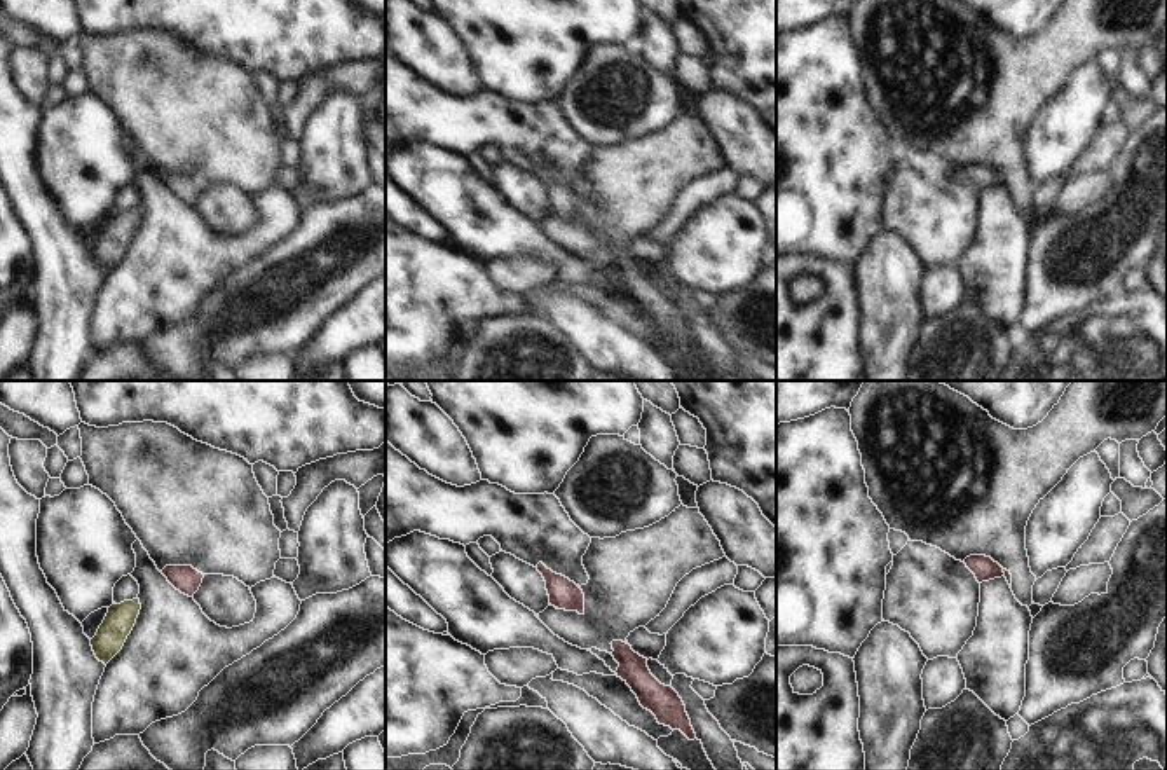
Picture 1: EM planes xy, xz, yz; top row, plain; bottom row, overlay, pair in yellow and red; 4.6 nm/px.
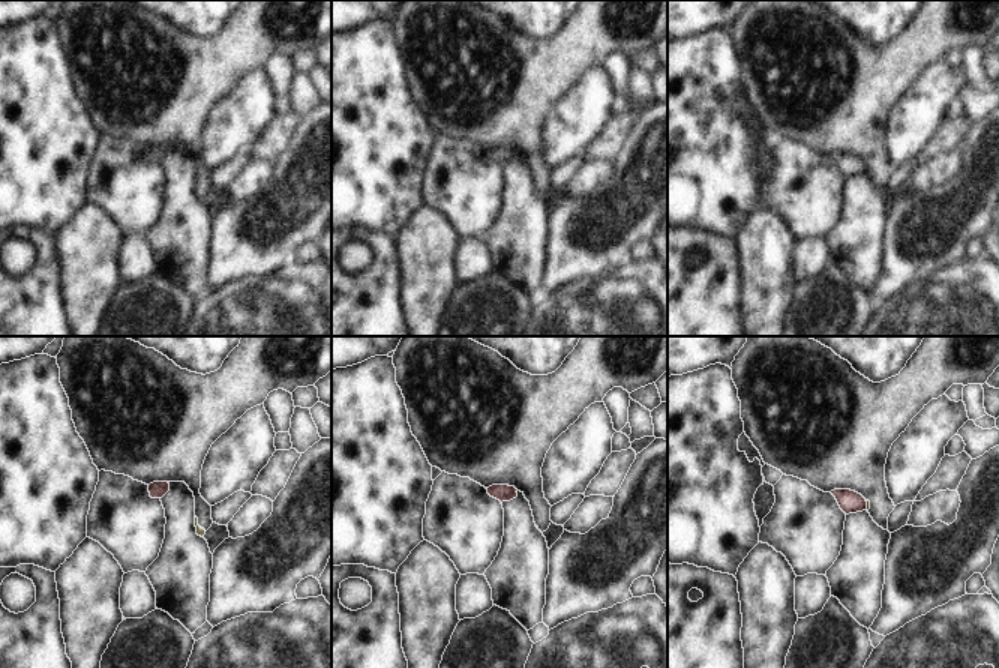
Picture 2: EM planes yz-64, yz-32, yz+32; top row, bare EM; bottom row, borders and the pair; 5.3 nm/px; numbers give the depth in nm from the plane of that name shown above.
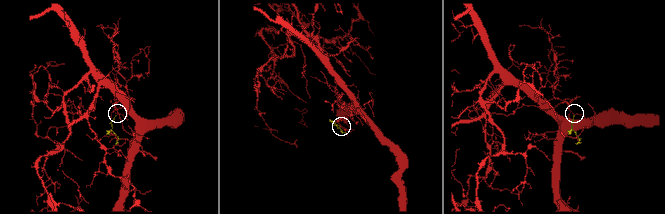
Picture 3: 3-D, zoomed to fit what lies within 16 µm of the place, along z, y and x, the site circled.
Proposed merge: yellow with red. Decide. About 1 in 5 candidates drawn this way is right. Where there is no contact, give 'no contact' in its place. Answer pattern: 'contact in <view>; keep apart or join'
contact in yz; keep apart

